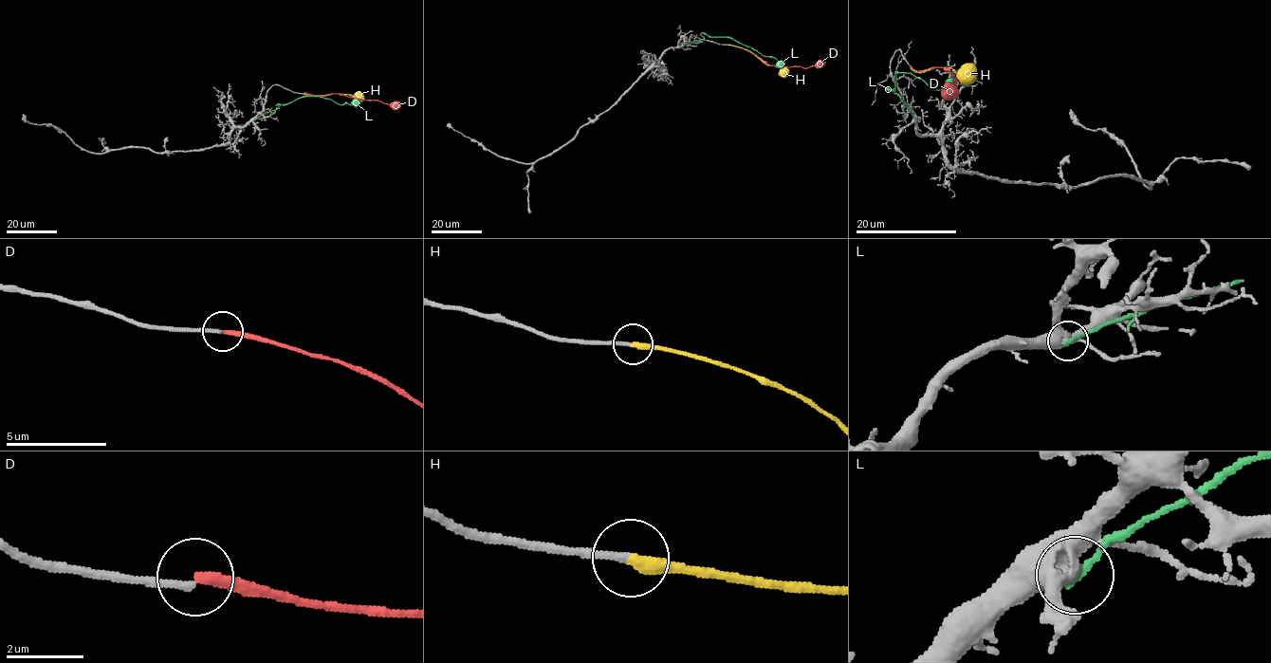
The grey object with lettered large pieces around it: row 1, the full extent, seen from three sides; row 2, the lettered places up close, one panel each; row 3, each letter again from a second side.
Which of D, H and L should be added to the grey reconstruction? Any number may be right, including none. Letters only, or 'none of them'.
H

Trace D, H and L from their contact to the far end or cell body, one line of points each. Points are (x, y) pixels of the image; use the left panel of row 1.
D: (303, 93), (340, 93), (388, 104), (401, 103)
H: (303, 93), (355, 96), (358, 93), (362, 97)
L: (254, 119), (278, 108), (277, 104), (289, 103), (305, 97), (329, 99), (341, 104), (358, 102)

